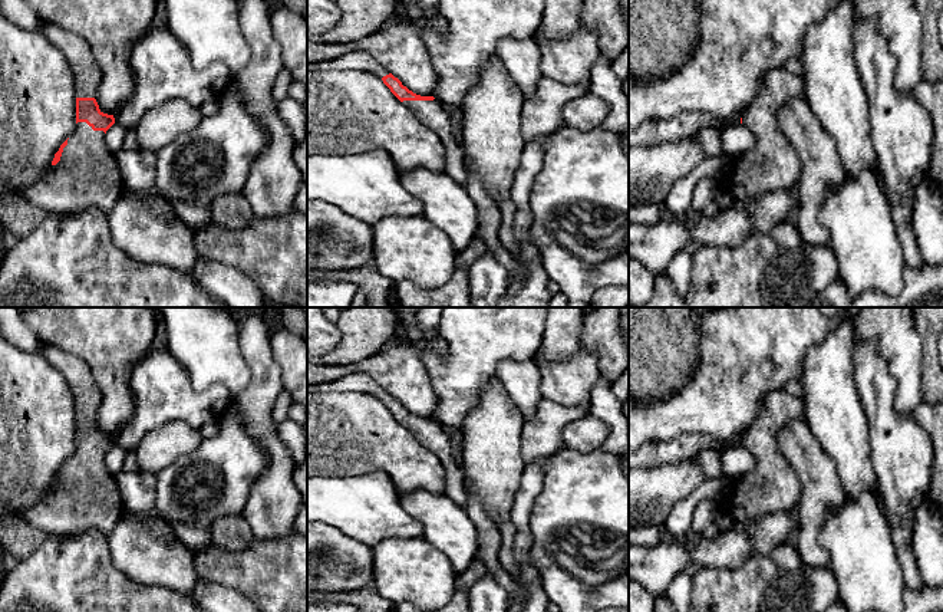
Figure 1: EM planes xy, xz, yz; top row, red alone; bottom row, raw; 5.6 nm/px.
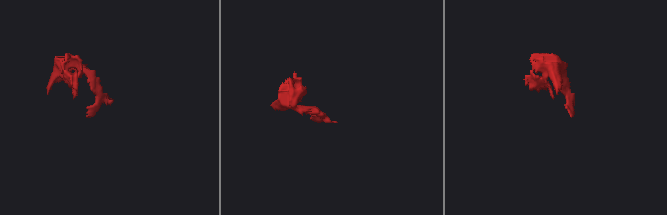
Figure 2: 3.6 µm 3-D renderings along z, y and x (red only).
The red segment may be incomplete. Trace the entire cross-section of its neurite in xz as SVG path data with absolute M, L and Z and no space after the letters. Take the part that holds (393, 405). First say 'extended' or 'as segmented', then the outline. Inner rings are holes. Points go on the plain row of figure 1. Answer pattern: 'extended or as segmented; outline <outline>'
extended; outline M350 374L334 382L307 385L307 394L359 392L376 397L403 424L412 435L425 445L442 464L445 471L445 496L465 507L468 494L461 465L454 460L452 445L441 425L433 418L421 418L409 412L367 374Z

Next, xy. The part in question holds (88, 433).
extended; outline M43 343L40 355L63 375L73 392L76 450L55 476L46 497L16 516L30 526L42 529L49 536L75 536L88 530L98 530L109 536L123 516L125 506L116 478L105 465L105 455L115 445L115 440L103 435L96 424L100 391L83 359L49 343Z

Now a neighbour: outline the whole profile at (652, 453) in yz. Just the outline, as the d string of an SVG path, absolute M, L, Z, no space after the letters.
M688 434L669 441L644 441L637 448L629 448L629 473L637 468L669 465L695 457L702 450L725 451L741 445L742 437L733 437L726 445L719 444L709 435Z

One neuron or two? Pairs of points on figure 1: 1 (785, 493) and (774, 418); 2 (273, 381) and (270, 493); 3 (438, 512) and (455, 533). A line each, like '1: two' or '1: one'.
1: one
2: one
3: one

